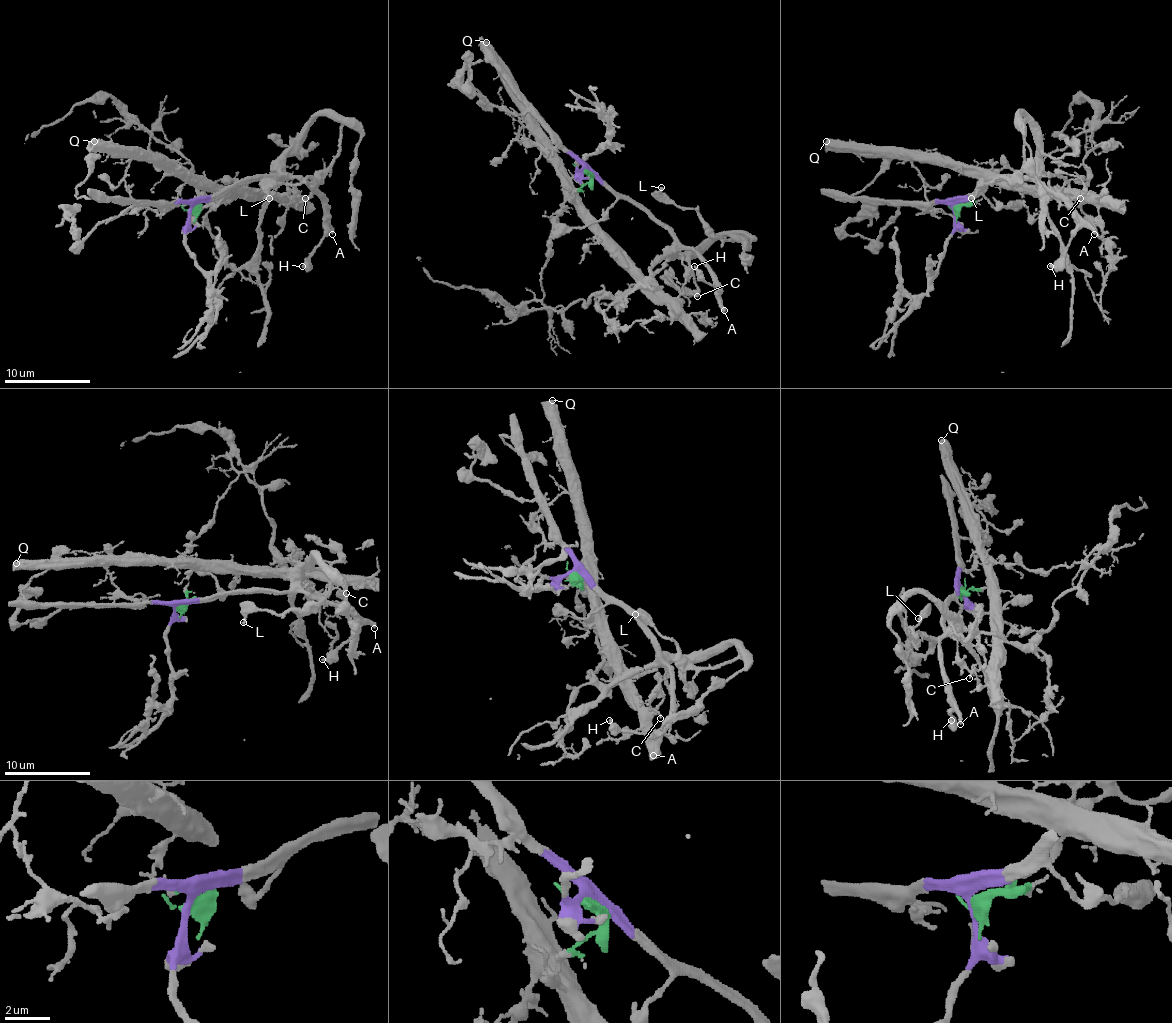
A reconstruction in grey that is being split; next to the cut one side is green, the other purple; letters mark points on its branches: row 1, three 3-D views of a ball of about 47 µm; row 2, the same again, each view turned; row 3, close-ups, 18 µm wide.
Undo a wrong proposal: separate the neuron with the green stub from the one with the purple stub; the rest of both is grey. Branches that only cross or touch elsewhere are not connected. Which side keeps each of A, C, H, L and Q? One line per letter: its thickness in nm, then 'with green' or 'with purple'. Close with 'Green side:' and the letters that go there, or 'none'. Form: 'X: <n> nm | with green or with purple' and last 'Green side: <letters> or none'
A: 360 nm | with purple
C: 140 nm | with green
H: 440 nm | with purple
L: 240 nm | with purple
Q: 650 nm | with green
Green side: C, Q

